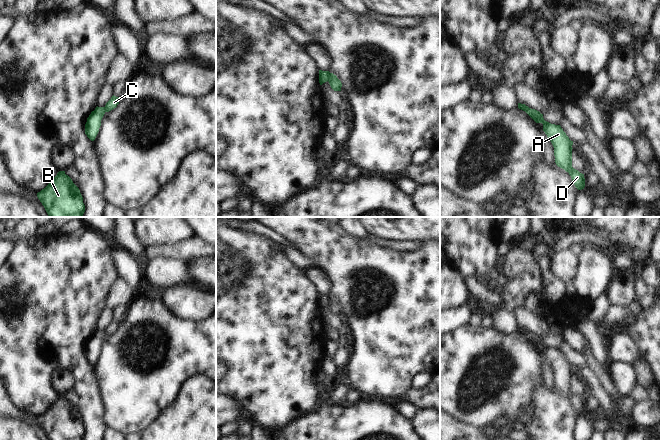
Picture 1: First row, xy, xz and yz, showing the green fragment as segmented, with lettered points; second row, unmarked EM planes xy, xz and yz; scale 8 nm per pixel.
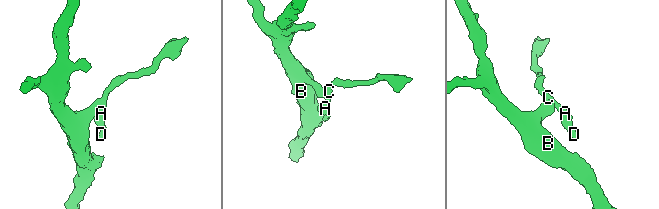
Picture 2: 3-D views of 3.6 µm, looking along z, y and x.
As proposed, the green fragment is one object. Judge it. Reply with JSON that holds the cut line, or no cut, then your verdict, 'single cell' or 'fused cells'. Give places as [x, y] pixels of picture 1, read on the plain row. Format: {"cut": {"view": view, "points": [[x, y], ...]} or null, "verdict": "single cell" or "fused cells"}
{"cut": {"view": "xz", "points": [[329, 296], [327, 304]]}, "verdict": "fused cells"}

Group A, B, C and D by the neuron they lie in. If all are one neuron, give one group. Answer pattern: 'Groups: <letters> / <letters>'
Groups: A C D / B

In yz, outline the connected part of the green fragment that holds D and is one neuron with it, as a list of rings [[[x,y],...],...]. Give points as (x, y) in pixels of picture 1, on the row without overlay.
[[[518,327],[518,332],[525,335],[536,347],[543,348],[543,355],[554,371],[556,389],[569,397],[572,406],[578,414],[584,413],[584,398],[580,397],[578,394],[572,391],[573,365],[569,363],[561,350],[545,345],[543,338],[535,333],[529,332],[525,328]]]

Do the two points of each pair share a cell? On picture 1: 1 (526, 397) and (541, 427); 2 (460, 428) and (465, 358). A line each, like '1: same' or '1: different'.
1: different
2: different

